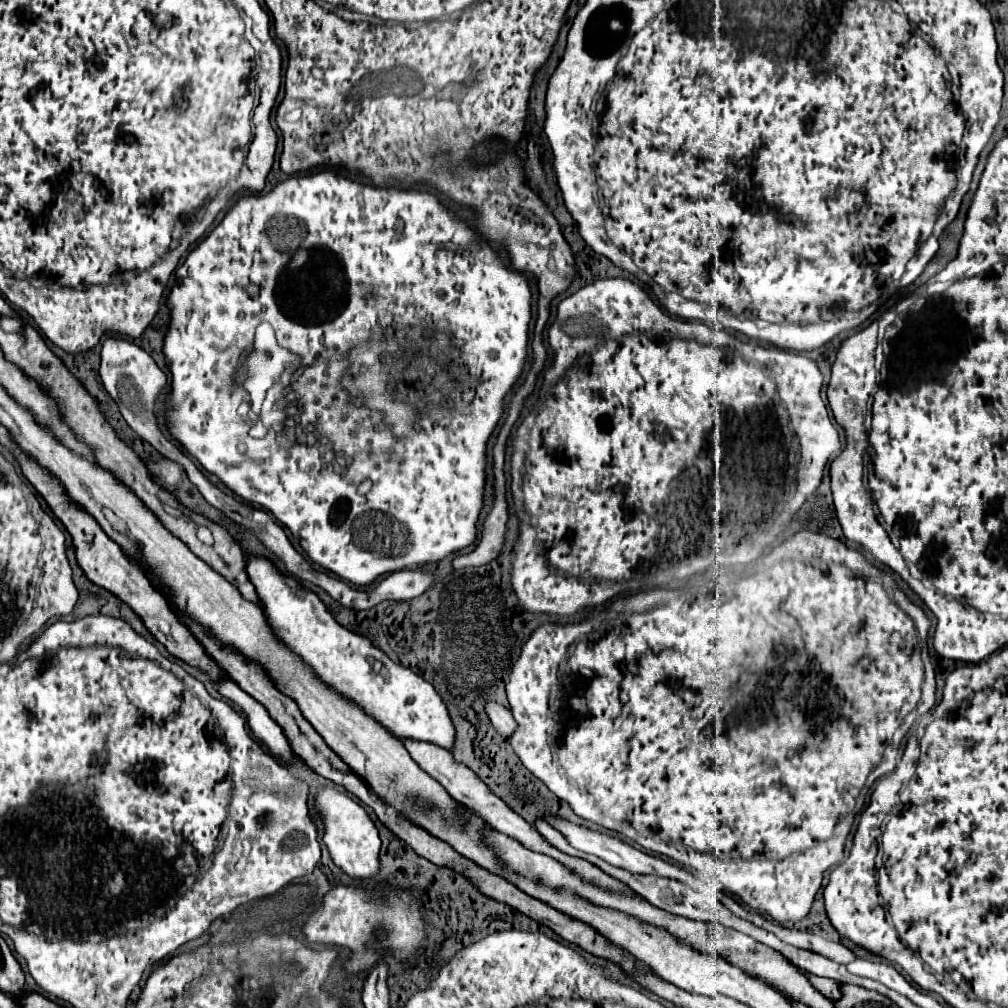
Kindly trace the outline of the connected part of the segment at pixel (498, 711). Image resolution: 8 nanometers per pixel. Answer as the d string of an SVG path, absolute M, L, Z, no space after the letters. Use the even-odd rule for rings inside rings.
M487 701L485 703L485 713L489 717L489 721L493 723L493 727L505 735L505 737L511 737L513 731L515 731L515 721L513 721L513 715L507 707L495 703L495 701Z

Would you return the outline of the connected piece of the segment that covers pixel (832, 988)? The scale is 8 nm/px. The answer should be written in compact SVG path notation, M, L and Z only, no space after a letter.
M807 975L811 977L811 983L815 983L815 989L825 995L827 999L835 1001L839 997L839 983L837 981L831 981L831 979L823 979L823 977L815 977L815 975Z

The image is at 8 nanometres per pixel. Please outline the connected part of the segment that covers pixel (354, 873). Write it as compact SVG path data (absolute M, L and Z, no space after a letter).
M321 787L315 797L315 809L325 819L325 845L331 853L331 859L337 867L341 867L347 875L355 879L371 879L379 871L379 833L367 815L367 811L353 801L347 793L337 791L335 787Z

